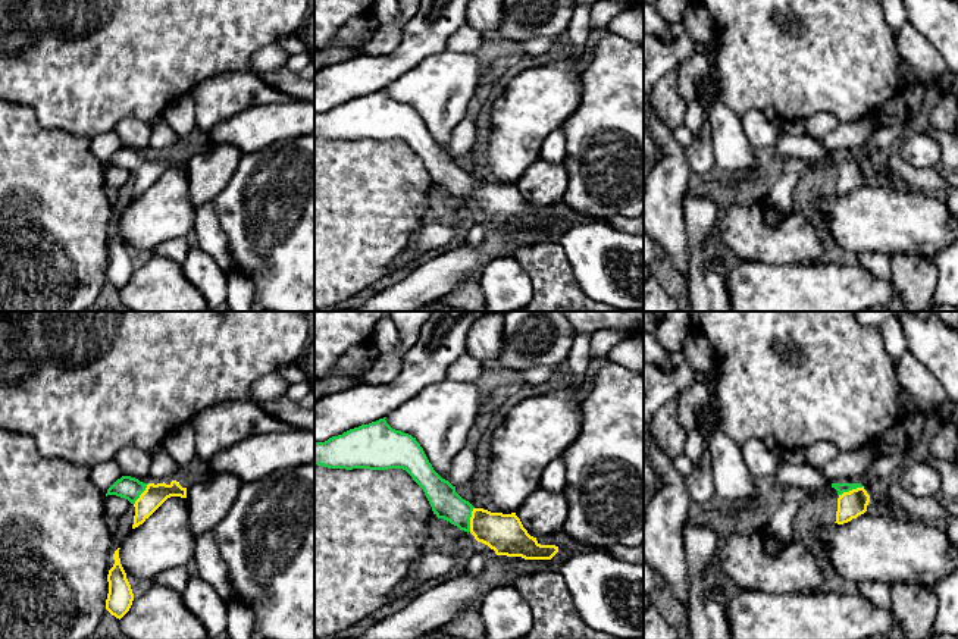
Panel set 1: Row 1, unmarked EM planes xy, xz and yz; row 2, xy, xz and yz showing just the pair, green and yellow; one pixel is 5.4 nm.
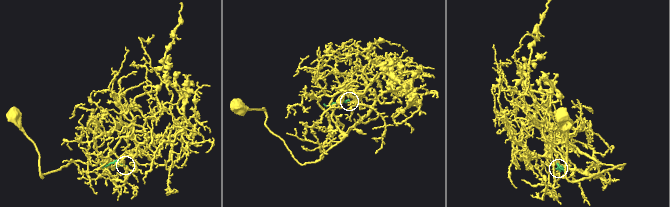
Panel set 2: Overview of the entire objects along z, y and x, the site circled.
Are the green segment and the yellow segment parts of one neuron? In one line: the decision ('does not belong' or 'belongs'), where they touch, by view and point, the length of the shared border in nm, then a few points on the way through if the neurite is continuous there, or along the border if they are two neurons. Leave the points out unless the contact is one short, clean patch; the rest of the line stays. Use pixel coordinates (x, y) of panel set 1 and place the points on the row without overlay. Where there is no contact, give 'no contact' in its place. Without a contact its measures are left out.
belongs | xz (469, 190) | 140 nm | across xz (445, 174), (469, 190), (504, 204)

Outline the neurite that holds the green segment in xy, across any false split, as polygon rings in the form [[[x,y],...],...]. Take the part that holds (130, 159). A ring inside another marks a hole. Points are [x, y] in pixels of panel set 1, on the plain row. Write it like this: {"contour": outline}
{"contour": [[[122,147],[109,160],[107,166],[116,166],[128,170],[135,178],[132,200],[143,195],[168,169],[187,169],[187,159],[179,153],[172,151],[169,156],[163,154],[143,154],[135,148]]]}

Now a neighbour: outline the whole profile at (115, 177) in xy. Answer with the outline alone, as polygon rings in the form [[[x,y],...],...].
[[[116,166],[106,167],[106,184],[113,188],[120,188],[128,179],[131,173],[125,169]]]

